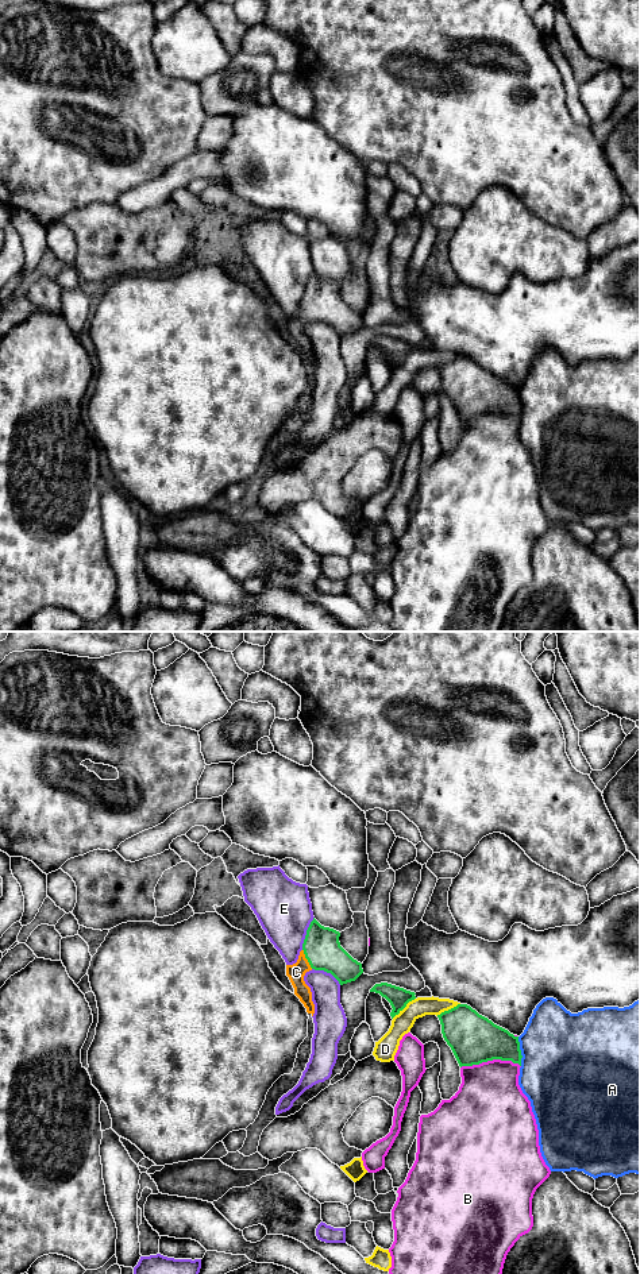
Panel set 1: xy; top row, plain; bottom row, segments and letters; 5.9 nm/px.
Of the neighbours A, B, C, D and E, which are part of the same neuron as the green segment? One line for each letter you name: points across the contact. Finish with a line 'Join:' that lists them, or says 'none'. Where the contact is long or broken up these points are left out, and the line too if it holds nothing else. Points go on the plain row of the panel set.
C: Path across: xy (322, 300), (313, 308), (305, 309), (296, 324)
Join: C

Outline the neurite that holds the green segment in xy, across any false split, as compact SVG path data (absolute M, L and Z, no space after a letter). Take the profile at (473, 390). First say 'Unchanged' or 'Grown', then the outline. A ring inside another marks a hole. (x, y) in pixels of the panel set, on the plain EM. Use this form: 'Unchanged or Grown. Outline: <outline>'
Unchanged. Outline: M458 356L437 370L443 390L460 420L493 412L512 413L521 418L518 389L479 367L470 358Z

